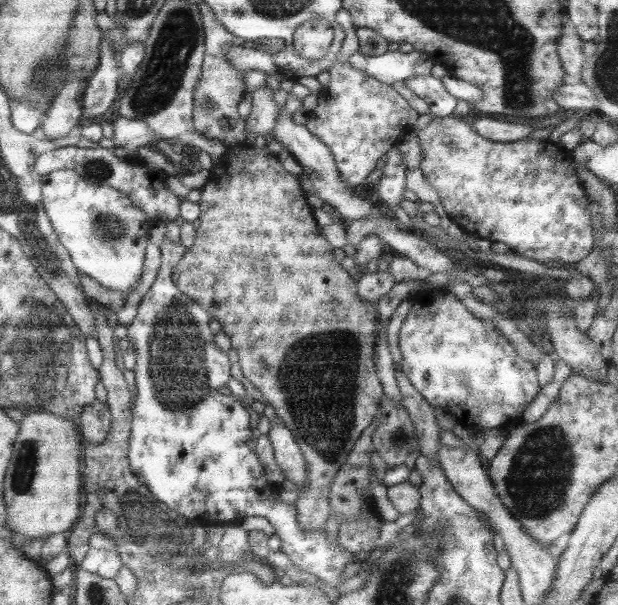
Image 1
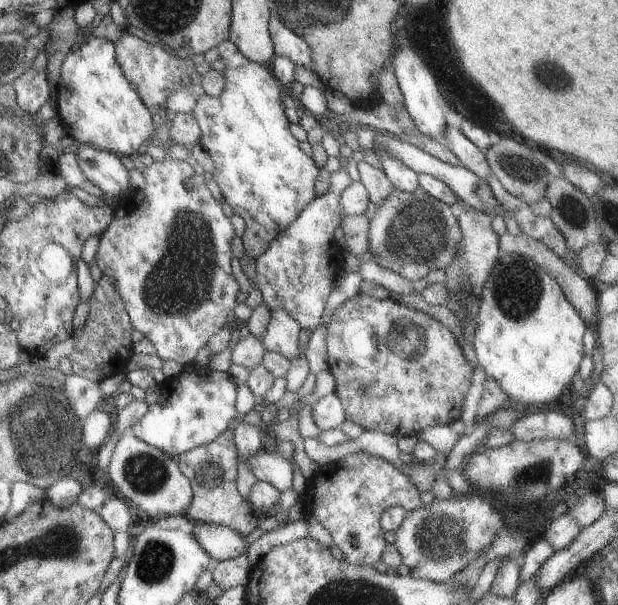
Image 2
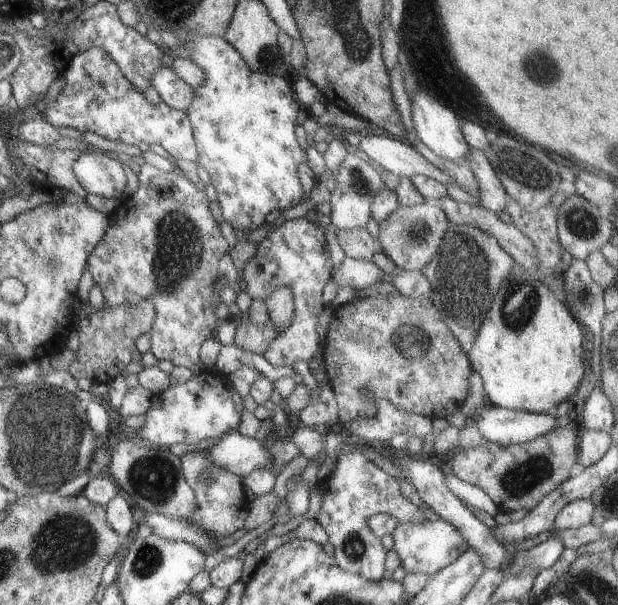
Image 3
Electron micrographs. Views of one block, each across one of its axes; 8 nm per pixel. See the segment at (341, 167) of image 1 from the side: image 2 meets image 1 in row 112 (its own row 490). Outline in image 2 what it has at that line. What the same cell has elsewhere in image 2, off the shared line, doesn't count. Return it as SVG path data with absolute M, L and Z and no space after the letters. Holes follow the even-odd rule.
M361 451L348 453L326 465L318 465L306 482L305 519L315 520L331 537L332 544L352 565L372 566L384 549L384 533L378 520L386 508L400 506L406 512L421 505L419 493L410 486L409 479L391 463Z

